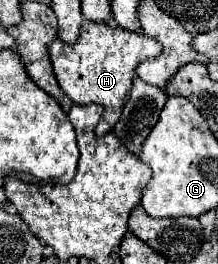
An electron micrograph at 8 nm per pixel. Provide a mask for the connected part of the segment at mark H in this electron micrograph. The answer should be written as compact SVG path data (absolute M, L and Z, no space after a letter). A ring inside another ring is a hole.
M83 21L81 31L79 31L79 39L75 43L69 45L69 43L55 39L47 45L47 51L51 57L59 87L73 103L79 103L79 105L99 103L99 105L103 105L105 111L101 115L99 125L95 127L95 135L105 135L105 133L113 131L115 123L119 121L123 103L131 91L135 67L141 61L159 55L161 47L159 47L159 41L155 41L143 33L127 31L121 27L107 25L107 23Z

